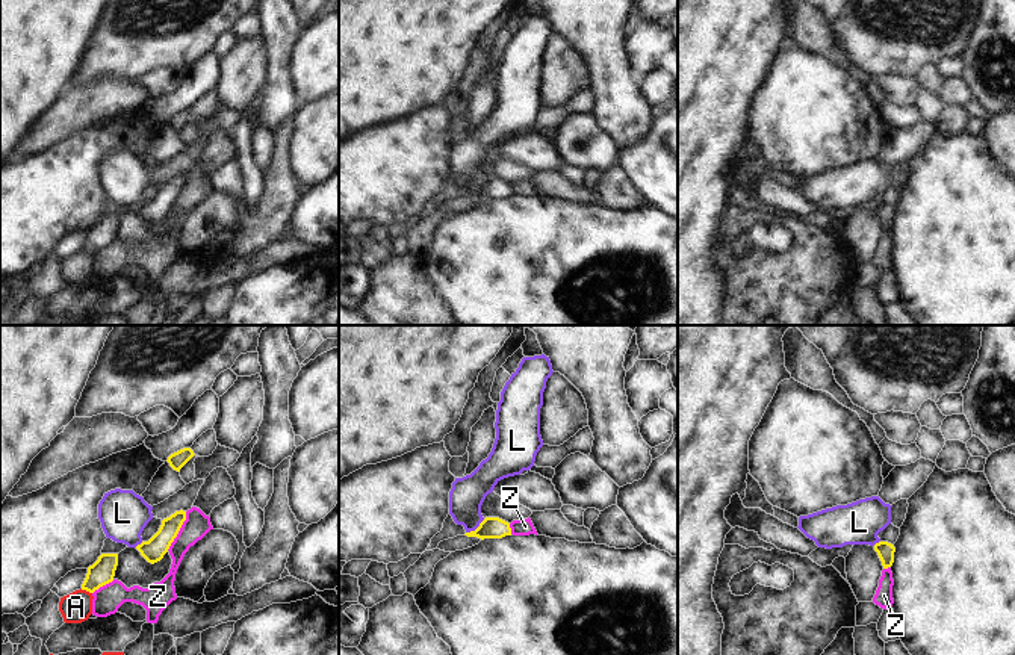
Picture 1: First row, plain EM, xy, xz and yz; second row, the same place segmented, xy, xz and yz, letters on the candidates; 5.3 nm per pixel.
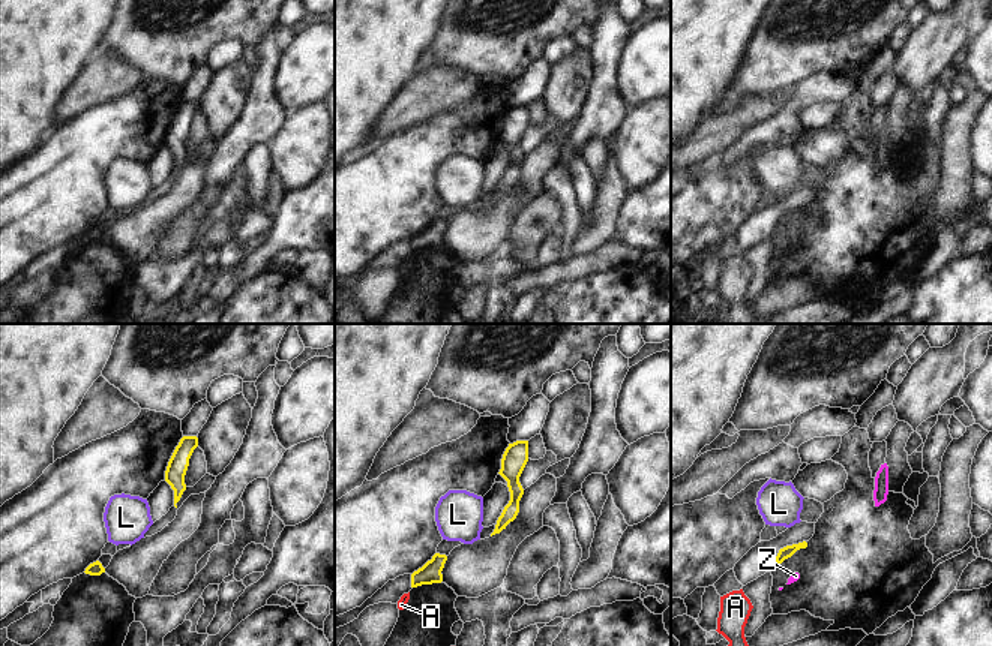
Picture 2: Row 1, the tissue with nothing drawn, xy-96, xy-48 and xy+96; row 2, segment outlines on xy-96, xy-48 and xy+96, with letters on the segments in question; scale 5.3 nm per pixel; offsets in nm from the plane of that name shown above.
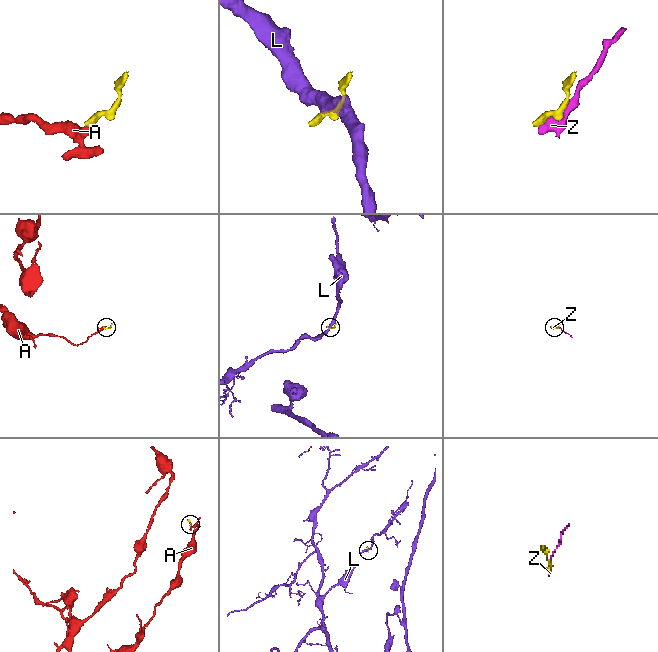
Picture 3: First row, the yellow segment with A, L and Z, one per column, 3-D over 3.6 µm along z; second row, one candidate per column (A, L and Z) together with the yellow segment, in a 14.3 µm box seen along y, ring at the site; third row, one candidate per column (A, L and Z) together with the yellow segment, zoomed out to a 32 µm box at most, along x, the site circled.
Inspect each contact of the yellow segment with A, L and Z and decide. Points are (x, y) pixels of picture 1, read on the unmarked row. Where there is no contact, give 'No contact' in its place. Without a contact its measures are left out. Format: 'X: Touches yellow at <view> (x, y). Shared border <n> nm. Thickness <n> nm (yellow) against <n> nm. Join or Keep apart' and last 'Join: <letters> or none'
A: Touches yellow at xy (86, 251). Shared border 70 nm. Thickness 140 nm (yellow) against 160 nm. Keep apart
L: Touches yellow at xz (477, 189). Shared border 130 nm. Thickness 110 nm (yellow) against 190 nm. Keep apart
Z: Touches yellow at xy (179, 191). Shared border 240 nm. Thickness 120 nm (yellow) against 140 nm. Keep apart
Join: none

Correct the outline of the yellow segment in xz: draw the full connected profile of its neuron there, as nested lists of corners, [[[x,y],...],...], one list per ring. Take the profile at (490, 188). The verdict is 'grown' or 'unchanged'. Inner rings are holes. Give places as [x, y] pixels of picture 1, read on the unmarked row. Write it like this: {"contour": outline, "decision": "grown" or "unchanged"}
{"contour": [[[486,178],[475,192],[466,194],[467,198],[502,200],[511,197],[510,185],[499,178]]], "decision": "unchanged"}

